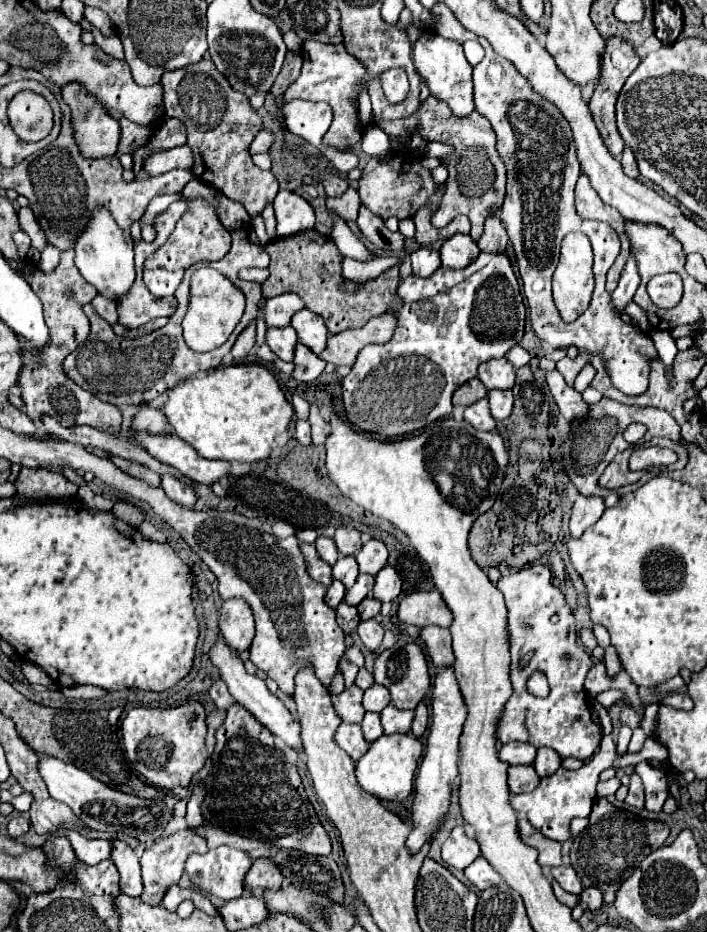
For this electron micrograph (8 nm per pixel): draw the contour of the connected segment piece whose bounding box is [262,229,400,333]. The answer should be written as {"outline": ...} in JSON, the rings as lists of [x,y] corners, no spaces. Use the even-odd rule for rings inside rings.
{"outline":[[[302,231],[284,239],[272,239],[266,245],[270,255],[270,277],[262,283],[262,297],[276,297],[282,293],[296,293],[302,297],[306,309],[320,315],[330,333],[342,333],[346,329],[362,327],[372,317],[386,313],[388,309],[396,309],[400,299],[396,297],[398,287],[398,267],[388,269],[376,279],[370,279],[356,291],[356,295],[348,295],[342,289],[342,259],[344,255],[338,251],[336,243],[330,237],[322,237],[318,231]]]}

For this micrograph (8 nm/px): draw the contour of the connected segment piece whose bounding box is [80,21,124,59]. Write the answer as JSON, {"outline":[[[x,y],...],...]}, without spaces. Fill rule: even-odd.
{"outline":[[[82,21],[80,25],[82,25],[82,29],[90,29],[90,31],[92,31],[94,43],[96,43],[104,53],[108,53],[108,55],[112,55],[112,57],[116,57],[116,59],[124,59],[124,47],[122,47],[118,35],[112,35],[112,37],[106,39],[106,37],[104,37],[94,25],[90,25],[88,21]]]}

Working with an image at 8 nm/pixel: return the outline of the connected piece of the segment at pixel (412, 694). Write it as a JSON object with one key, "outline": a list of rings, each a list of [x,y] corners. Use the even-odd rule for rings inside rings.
{"outline":[[[406,643],[402,647],[384,651],[374,663],[374,679],[376,679],[376,683],[384,685],[390,691],[392,705],[398,709],[416,709],[416,705],[424,699],[426,691],[430,689],[426,657],[416,643]]]}

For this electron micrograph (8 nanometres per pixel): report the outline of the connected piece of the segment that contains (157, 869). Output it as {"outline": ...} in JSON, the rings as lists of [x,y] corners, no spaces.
{"outline":[[[182,829],[176,831],[174,835],[156,839],[154,845],[150,849],[144,851],[144,855],[140,857],[140,865],[142,865],[142,883],[144,883],[144,891],[140,895],[140,899],[148,905],[160,905],[164,893],[168,891],[168,887],[176,885],[184,873],[184,863],[188,859],[188,855],[192,853],[204,853],[208,851],[206,839],[200,837],[196,833],[196,829]]]}

